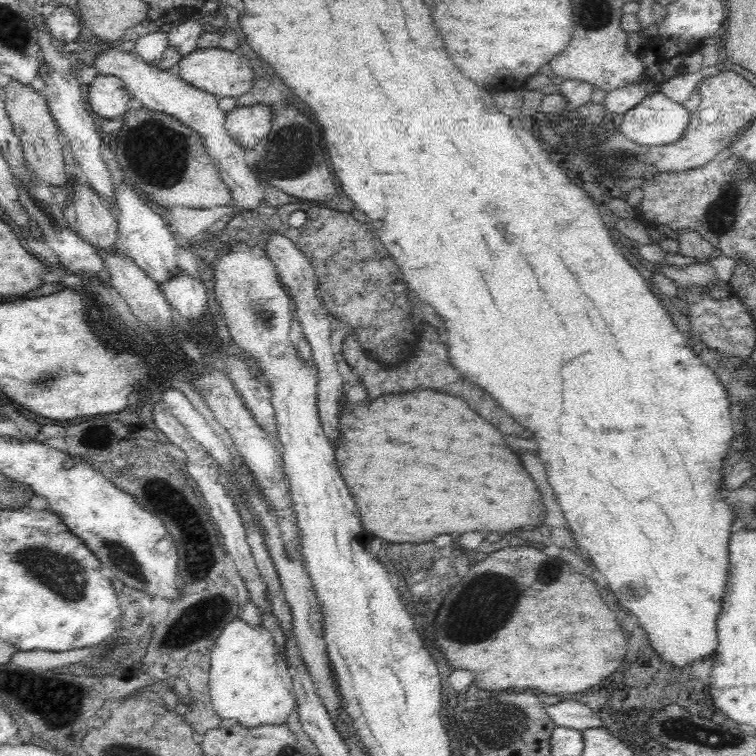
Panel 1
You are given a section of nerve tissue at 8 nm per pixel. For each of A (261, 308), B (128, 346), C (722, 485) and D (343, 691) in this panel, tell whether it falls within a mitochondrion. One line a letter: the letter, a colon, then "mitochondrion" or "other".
A: mitochondrion
B: other
C: other
D: other

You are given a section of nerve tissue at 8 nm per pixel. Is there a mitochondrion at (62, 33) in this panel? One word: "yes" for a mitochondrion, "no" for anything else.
no

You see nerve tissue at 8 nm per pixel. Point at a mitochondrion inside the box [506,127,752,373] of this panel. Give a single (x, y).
(722, 213)

